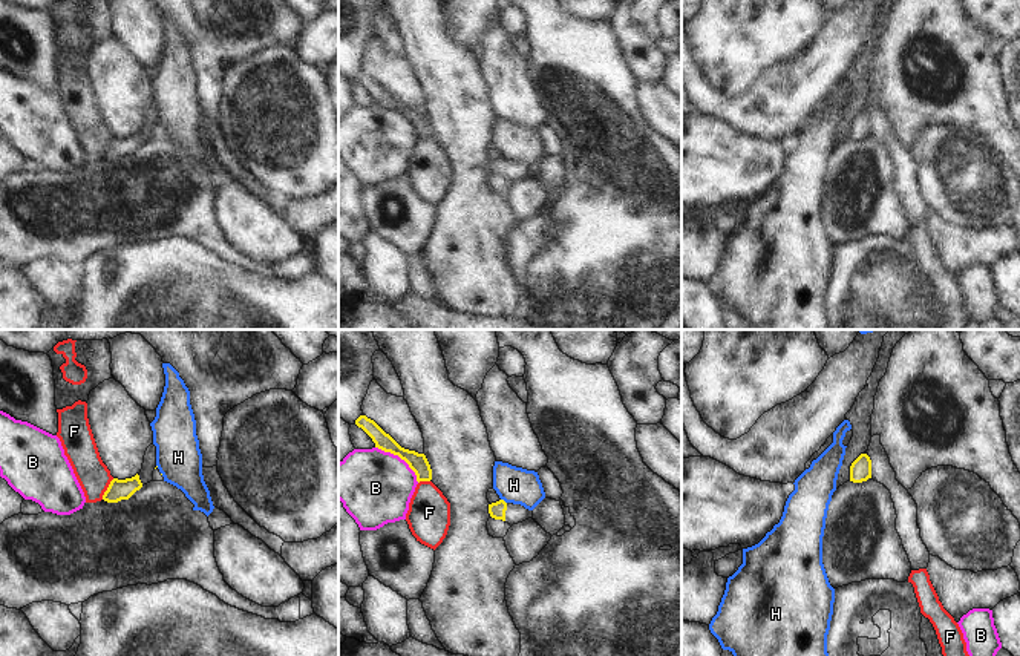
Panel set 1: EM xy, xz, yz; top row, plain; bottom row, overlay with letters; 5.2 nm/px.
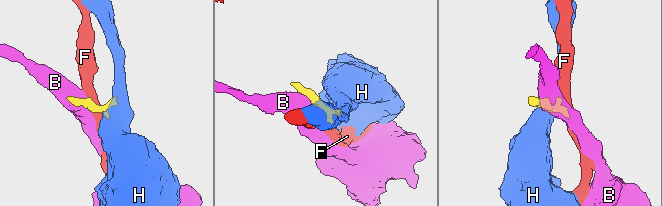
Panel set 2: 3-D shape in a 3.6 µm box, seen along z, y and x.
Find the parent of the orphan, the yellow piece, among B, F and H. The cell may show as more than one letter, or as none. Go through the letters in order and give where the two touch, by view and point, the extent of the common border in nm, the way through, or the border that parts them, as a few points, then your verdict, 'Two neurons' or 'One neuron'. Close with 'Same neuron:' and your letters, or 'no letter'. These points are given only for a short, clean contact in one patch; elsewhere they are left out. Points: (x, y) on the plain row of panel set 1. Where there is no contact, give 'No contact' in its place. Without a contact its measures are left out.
B: Touches yellow at xz (400, 114). Shared border 300 nm. Boundary: xz (375, 103), (397, 111), (418, 138). Two neurons
F: Touches yellow at xy (107, 146). Shared border 130 nm. Two neurons
H: Touches yellow at xz (504, 158). Shared border 40 nm. Boundary: xz (501, 155), (506, 160). Two neurons
Same neuron: no letter.

